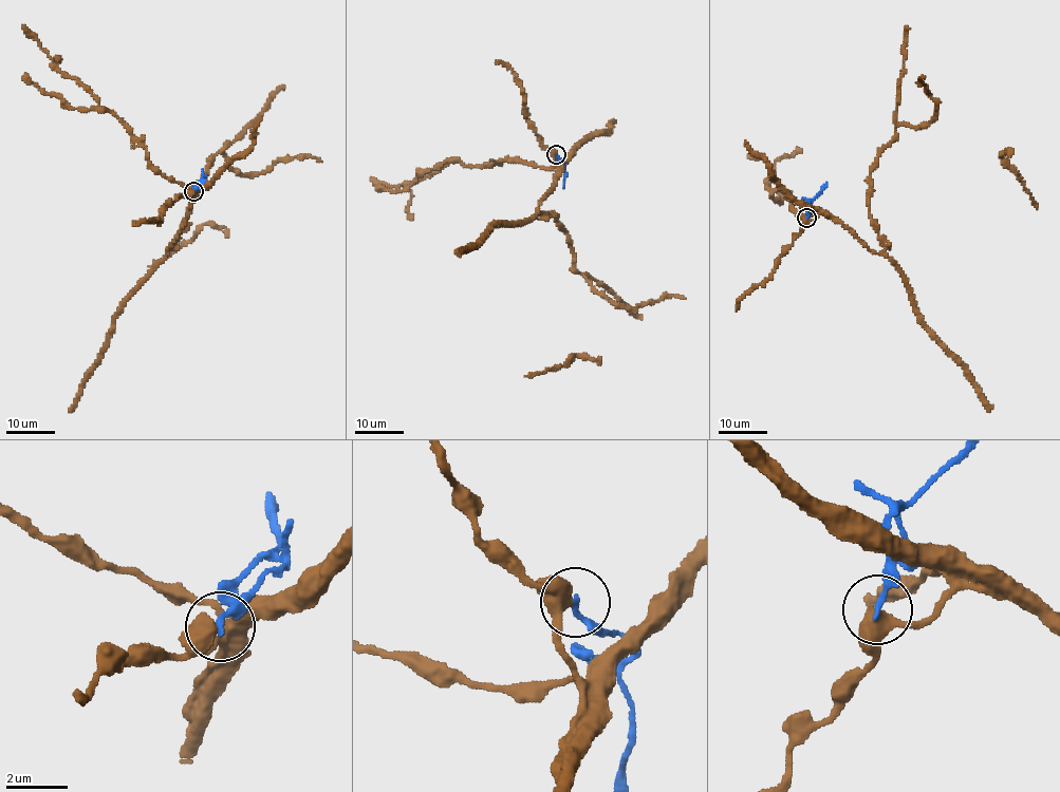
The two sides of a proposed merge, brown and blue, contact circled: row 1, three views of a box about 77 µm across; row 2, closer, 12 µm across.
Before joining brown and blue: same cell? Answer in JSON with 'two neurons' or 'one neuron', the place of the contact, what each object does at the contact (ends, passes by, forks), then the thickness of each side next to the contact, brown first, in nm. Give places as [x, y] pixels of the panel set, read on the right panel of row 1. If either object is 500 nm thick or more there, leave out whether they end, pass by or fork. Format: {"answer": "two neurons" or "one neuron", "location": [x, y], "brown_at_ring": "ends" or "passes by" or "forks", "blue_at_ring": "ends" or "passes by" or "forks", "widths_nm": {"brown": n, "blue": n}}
{"answer": "two neurons", "location": [806, 218], "brown_at_ring": "passes by", "blue_at_ring": "ends", "widths_nm": {"brown": 460, "blue": 180}}

